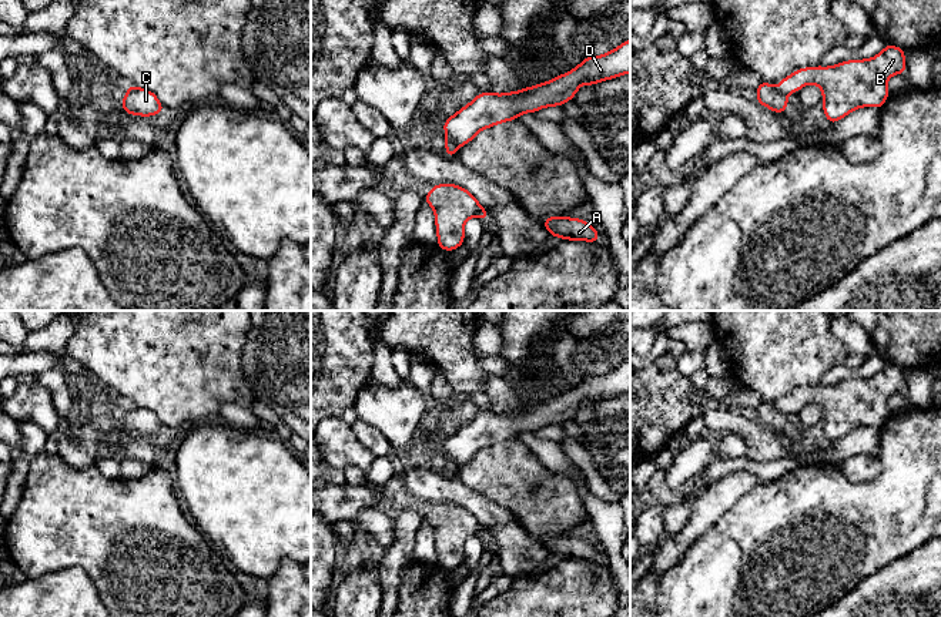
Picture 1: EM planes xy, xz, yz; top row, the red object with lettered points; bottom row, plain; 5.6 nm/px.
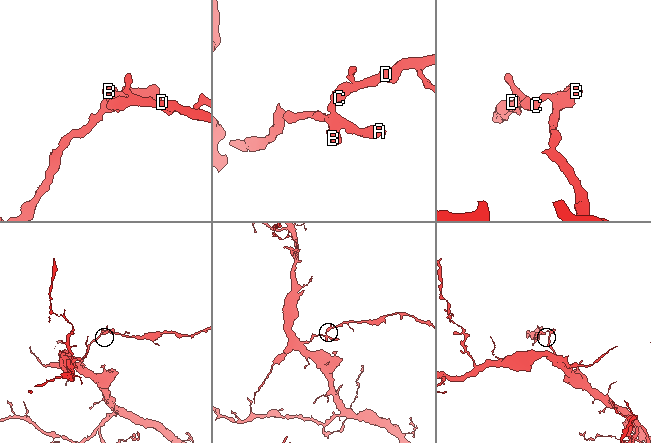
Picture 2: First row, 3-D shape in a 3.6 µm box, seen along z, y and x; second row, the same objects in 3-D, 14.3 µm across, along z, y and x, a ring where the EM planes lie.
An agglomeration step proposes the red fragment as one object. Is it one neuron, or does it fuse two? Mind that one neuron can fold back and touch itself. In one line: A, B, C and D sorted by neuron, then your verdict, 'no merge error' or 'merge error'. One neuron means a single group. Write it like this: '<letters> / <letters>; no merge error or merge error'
A B / C D; merge error

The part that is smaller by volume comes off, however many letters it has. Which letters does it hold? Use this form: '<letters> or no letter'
C, D

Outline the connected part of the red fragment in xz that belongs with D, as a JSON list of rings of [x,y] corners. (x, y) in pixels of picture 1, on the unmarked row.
[[[630,358],[606,373],[583,378],[576,388],[550,400],[505,413],[478,412],[473,420],[445,439],[446,460],[459,467],[485,447],[518,439],[523,432],[563,425],[575,418],[582,403],[593,406],[626,392],[630,392]]]

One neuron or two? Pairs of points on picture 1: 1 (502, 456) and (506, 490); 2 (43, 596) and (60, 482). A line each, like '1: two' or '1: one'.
1: one
2: two

